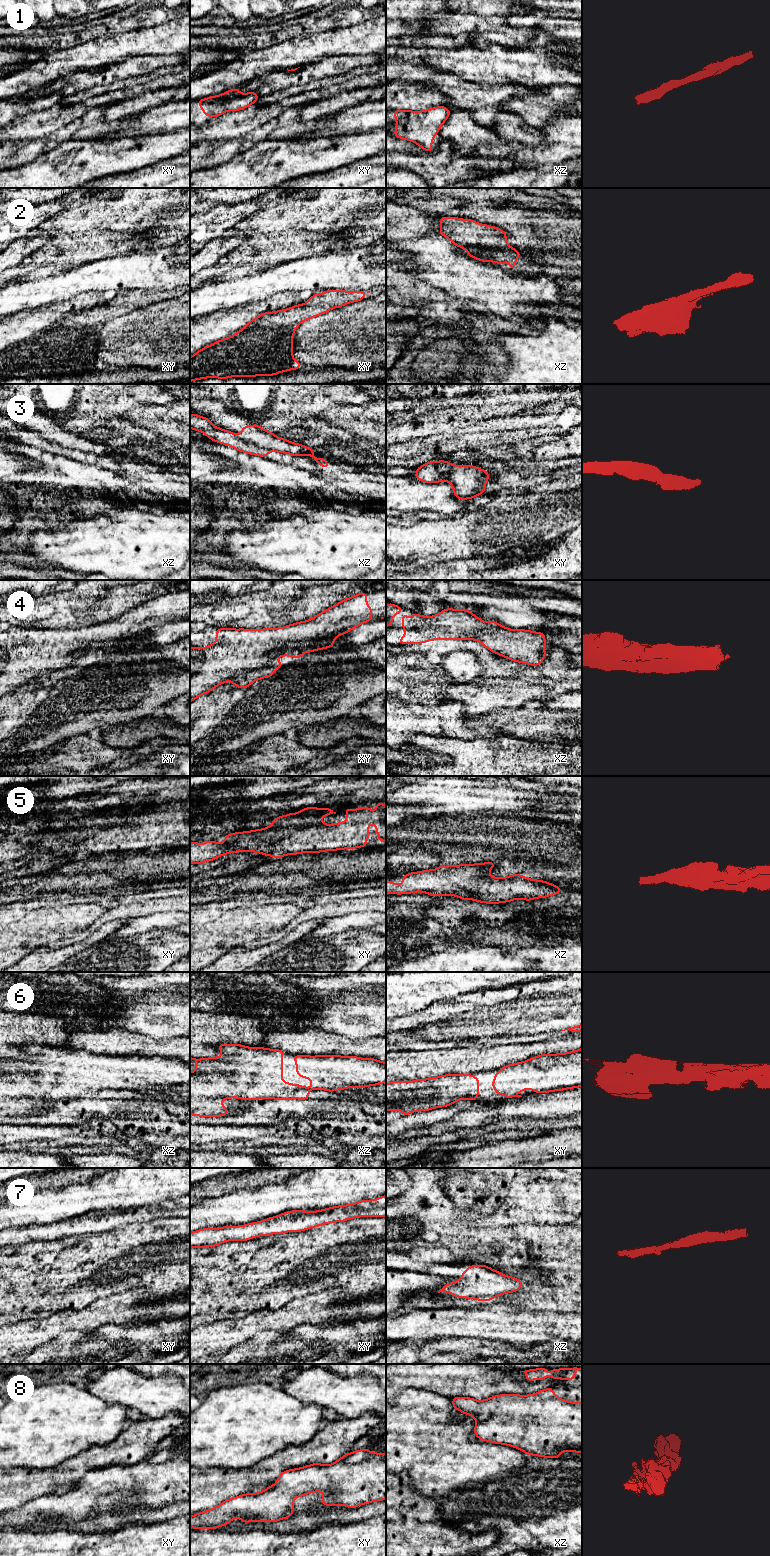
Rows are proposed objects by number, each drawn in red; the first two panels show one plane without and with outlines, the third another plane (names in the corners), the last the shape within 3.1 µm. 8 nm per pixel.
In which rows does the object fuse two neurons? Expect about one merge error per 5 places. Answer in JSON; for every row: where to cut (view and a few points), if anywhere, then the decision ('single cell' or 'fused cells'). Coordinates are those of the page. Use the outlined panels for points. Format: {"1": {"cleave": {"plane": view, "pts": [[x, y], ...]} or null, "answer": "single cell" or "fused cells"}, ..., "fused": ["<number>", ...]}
{"1": {"cleave": null, "answer": "single cell"}, "2": {"cleave": null, "answer": "single cell"}, "3": {"cleave": {"plane": "xz", "pts": [[235, 435], [271, 451]]}, "answer": "fused cells"}, "4": {"cleave": null, "answer": "single cell"}, "5": {"cleave": null, "answer": "single cell"}, "6": {"cleave": null, "answer": "single cell"}, "7": {"cleave": null, "answer": "single cell"}, "8": {"cleave": null, "answer": "single cell"}, "fused": ["3"]}

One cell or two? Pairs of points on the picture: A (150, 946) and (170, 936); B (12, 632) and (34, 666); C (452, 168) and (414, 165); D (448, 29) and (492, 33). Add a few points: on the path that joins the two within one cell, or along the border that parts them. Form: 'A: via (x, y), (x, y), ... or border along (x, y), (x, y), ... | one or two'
A: via (148, 939), (150, 937), (163, 936) | one
B: via (22, 640), (29, 644), (29, 652), (33, 656) | one
C: via (443, 169), (423, 167) | one
D: via (459, 24), (476, 24), (481, 29) | one

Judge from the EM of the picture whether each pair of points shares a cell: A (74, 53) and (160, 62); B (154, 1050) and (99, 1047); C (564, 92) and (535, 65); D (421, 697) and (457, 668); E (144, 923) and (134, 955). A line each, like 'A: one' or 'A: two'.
A: two
B: one
C: two
D: two
E: two

